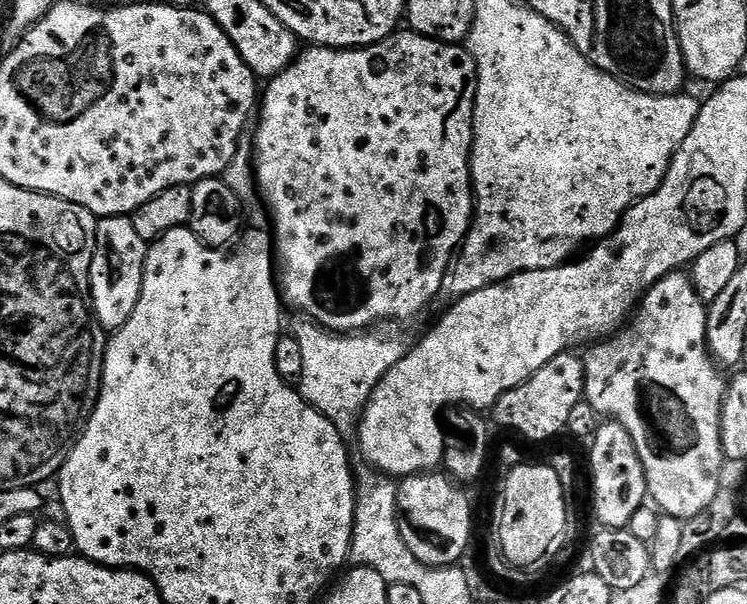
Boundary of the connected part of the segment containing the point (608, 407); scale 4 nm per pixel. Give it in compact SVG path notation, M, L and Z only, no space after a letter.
M683 271L672 272L666 278L659 280L649 292L644 293L644 298L638 305L638 311L631 317L627 326L621 327L615 334L593 343L587 349L589 352L583 353L582 356L584 361L584 399L588 401L590 406L594 406L594 410L601 417L608 420L617 420L626 430L626 434L630 434L630 438L634 438L634 450L644 467L651 503L663 515L673 516L685 522L698 514L702 514L702 510L706 510L706 506L710 506L710 502L714 502L714 494L718 494L718 486L722 479L722 473L725 471L724 466L726 466L722 434L720 433L726 376L714 363L709 353L708 335L706 334L707 325L708 309L704 301L696 297L691 275L685 274Z

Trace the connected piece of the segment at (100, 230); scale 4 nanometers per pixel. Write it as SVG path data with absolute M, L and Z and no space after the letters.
M105 216L97 219L88 281L92 291L92 314L105 330L121 328L130 314L134 314L134 306L138 306L138 298L142 294L144 259L148 257L148 250L149 245L138 238L129 217Z

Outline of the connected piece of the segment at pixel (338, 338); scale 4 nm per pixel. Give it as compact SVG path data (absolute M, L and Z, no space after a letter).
M301 319L301 324L294 329L294 335L298 346L302 346L302 378L298 385L300 397L311 408L318 410L335 426L340 435L345 438L355 437L358 432L361 415L372 396L372 391L378 386L378 382L390 369L402 359L406 351L403 344L396 336L379 336L376 330L368 330L363 334L341 334L329 332L321 328L311 319Z

